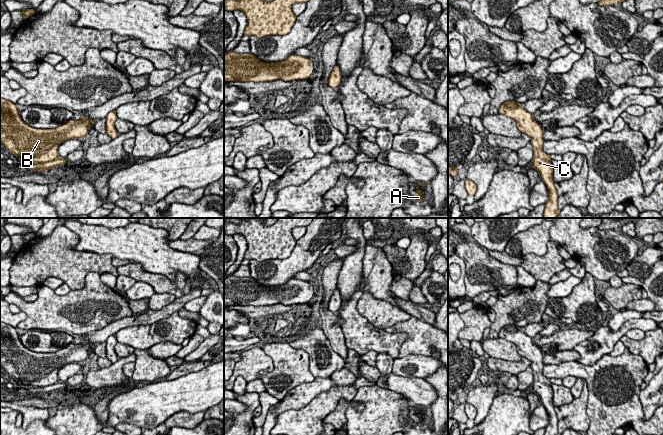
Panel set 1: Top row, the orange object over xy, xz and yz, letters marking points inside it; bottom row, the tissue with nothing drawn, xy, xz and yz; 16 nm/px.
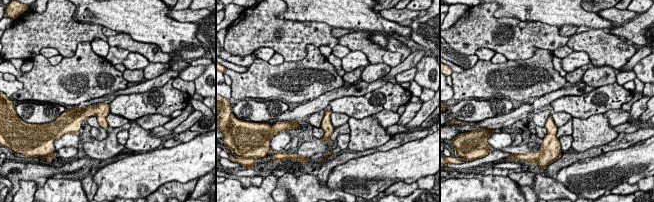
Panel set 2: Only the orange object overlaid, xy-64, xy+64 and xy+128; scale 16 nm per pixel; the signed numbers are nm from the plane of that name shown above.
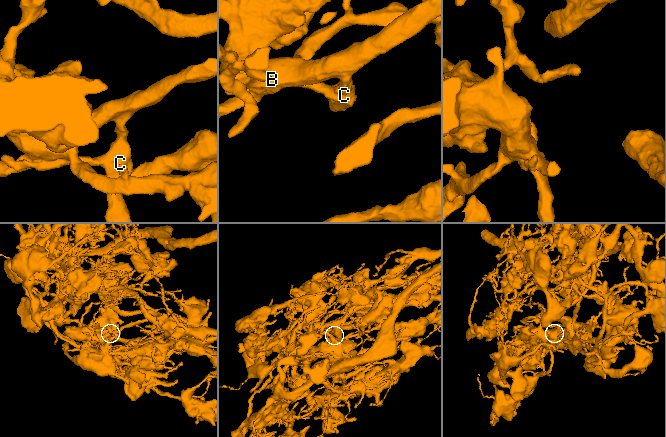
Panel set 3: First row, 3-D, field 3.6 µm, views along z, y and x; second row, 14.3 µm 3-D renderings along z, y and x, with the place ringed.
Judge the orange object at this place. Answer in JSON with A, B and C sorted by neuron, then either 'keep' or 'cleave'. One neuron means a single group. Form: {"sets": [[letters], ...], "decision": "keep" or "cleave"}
{"sets": [["A", "B", "C"]], "decision": "keep"}

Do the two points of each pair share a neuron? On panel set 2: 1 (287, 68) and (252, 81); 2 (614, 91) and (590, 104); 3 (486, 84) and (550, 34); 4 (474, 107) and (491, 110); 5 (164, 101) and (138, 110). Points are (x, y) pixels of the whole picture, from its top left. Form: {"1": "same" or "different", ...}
{"1": "same", "2": "same", "3": "different", "4": "same", "5": "same"}

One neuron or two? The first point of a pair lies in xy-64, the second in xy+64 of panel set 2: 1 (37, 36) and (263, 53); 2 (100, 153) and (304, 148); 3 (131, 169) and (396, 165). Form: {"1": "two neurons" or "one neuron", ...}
{"1": "two neurons", "2": "one neuron", "3": "one neuron"}

